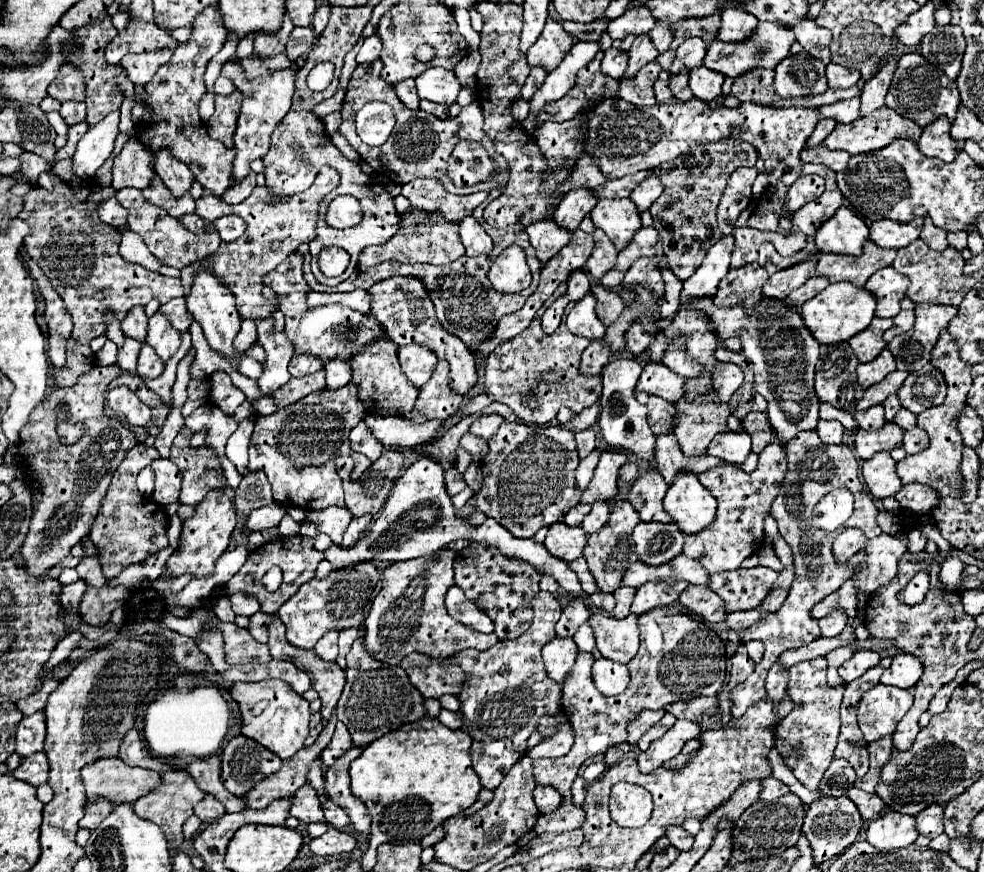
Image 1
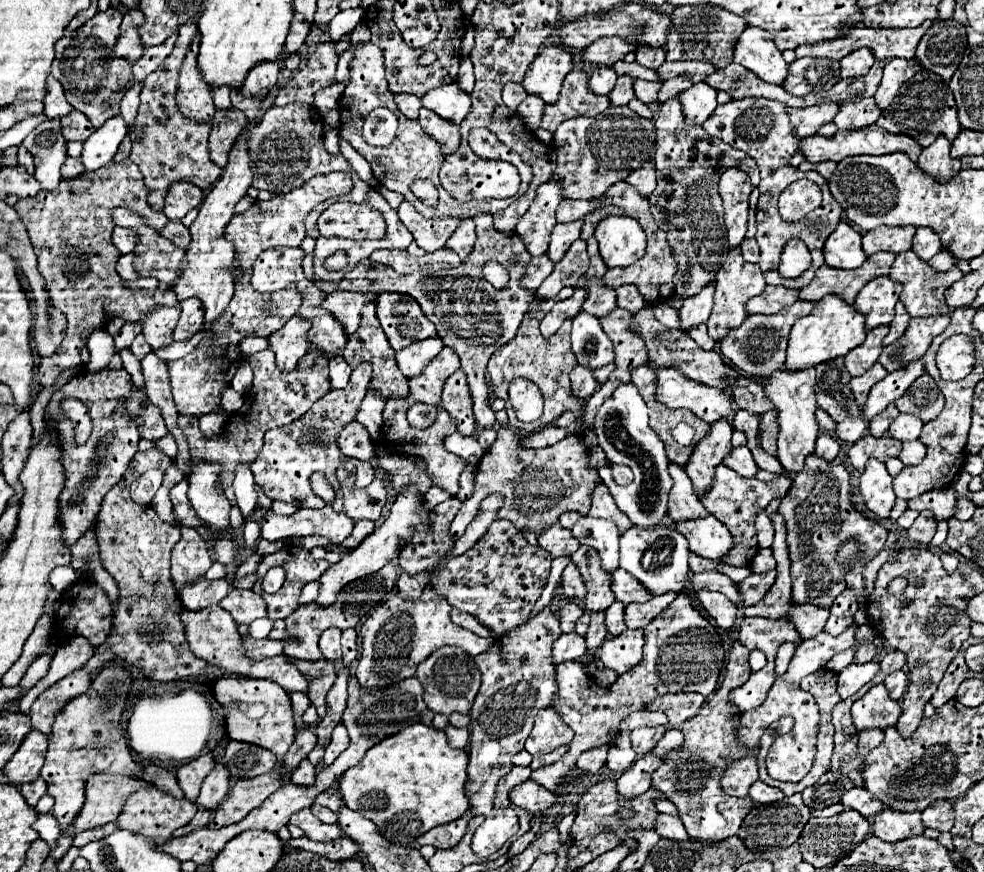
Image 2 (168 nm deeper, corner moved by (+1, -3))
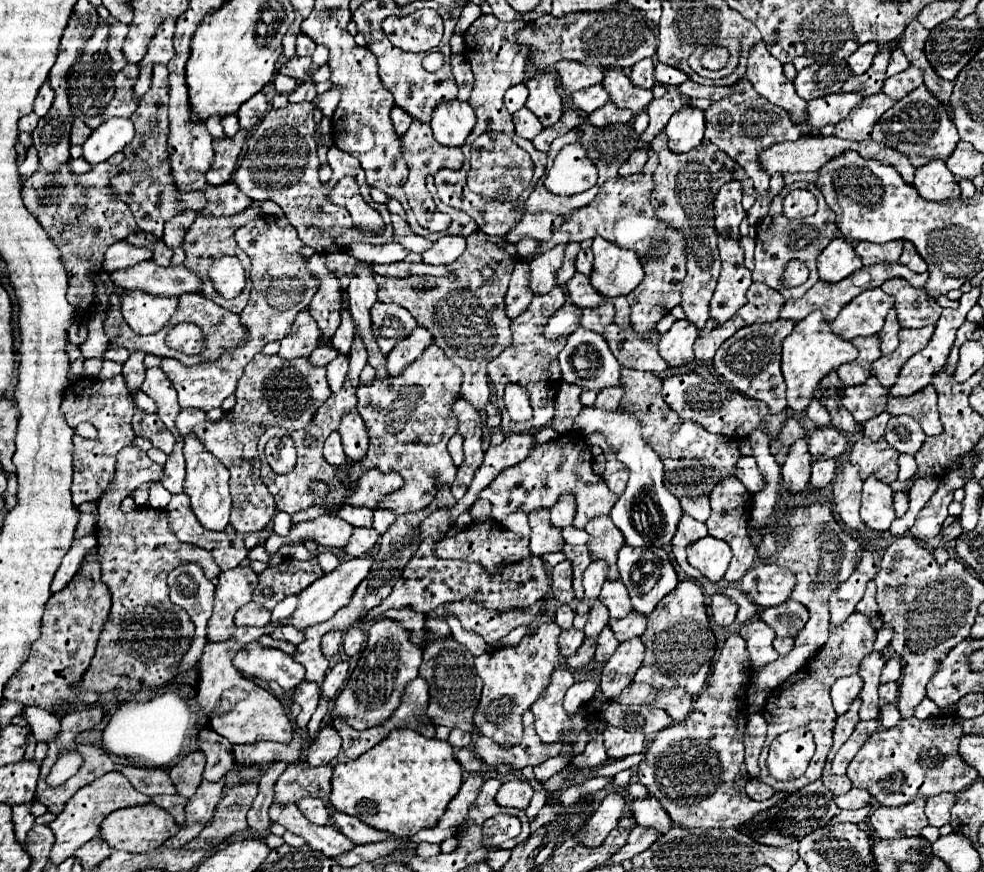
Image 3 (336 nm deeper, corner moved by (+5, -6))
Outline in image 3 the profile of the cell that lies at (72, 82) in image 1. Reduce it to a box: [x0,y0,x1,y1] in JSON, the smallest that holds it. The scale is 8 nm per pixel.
[35,83,55,117]

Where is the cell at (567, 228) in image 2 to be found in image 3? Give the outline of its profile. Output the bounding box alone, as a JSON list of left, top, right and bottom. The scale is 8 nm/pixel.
[529,245,565,295]

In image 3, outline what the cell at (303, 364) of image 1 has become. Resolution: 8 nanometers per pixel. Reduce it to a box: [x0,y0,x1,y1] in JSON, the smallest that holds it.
[309,345,337,367]

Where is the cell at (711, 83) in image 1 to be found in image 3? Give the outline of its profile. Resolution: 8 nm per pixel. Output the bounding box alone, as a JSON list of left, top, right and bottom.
[665,105,705,153]

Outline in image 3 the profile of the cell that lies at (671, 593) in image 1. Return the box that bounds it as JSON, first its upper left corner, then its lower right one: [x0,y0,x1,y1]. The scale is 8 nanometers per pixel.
[609,613,647,641]

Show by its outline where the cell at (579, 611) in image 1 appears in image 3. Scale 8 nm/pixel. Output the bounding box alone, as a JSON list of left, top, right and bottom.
[555,605,573,629]

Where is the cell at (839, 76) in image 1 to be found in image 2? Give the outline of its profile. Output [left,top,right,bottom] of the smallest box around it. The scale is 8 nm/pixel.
[839,48,875,78]

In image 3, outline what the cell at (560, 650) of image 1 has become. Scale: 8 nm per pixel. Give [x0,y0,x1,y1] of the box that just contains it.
[559,629,585,657]

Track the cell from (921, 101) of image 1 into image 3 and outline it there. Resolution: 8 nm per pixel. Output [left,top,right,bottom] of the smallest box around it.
[871,85,959,167]

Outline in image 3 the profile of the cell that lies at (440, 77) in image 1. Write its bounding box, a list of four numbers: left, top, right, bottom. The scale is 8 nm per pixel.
[431,99,475,147]

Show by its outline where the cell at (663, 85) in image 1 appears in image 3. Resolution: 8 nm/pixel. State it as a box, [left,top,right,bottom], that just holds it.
[601,69,653,113]

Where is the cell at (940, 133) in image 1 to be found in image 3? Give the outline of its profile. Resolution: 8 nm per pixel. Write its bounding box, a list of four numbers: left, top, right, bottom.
[913,161,961,201]

